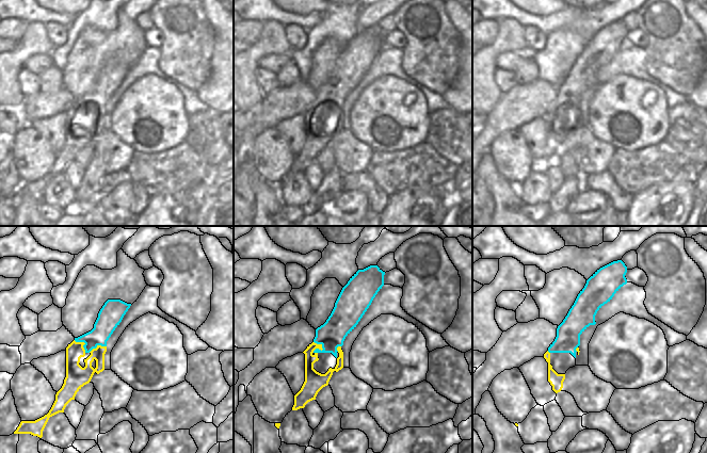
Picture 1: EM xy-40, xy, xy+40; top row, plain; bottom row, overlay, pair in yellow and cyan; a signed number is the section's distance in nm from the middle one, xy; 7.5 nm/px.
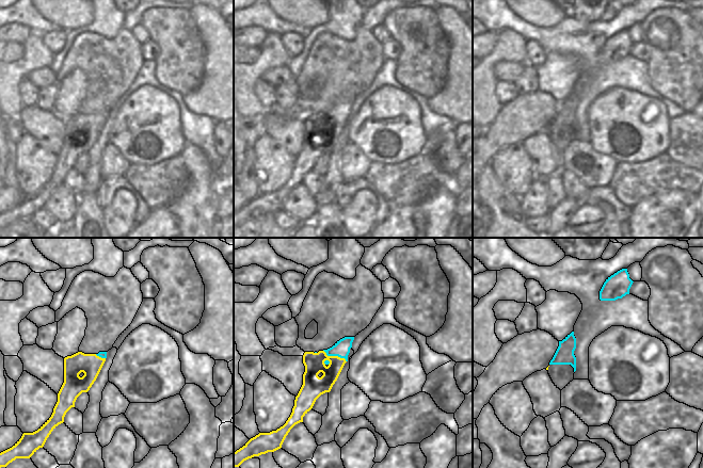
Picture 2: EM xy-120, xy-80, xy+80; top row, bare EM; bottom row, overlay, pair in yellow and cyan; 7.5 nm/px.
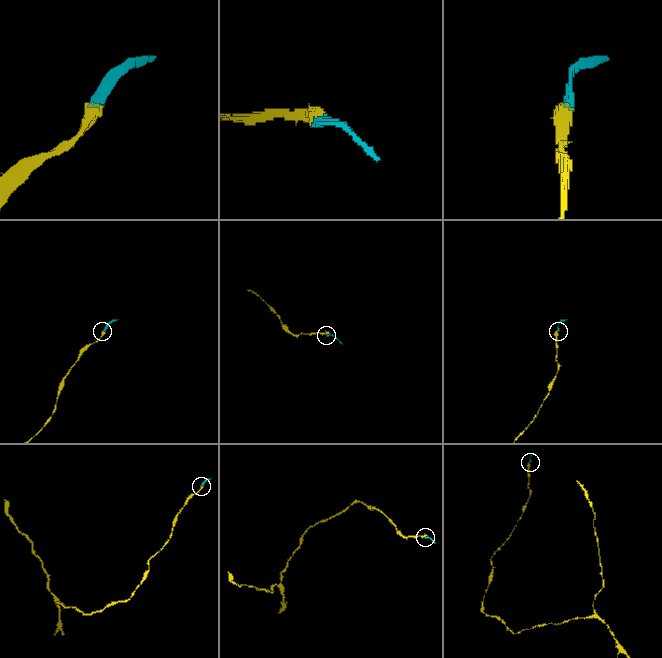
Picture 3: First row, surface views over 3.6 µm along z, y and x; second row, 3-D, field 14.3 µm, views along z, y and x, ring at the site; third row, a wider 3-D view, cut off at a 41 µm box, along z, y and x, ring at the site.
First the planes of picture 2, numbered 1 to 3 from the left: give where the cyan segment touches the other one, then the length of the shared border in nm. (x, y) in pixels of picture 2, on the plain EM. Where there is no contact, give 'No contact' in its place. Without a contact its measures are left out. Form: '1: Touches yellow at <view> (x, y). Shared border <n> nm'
1: Touches yellow at xy-120 (100, 118). Shared border 90 nm
2: Touches yellow at xy-80 (335, 117). Shared border 200 nm
3: No contact.

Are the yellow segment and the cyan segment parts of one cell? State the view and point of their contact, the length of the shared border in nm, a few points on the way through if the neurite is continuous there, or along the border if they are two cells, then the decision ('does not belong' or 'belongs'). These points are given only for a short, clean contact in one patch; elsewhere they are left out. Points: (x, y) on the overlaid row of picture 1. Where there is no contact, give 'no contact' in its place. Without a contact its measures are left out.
xy (319, 344) | 100 nm | across xy (311, 376), (309, 353), (319, 344), (332, 334) | belongs

